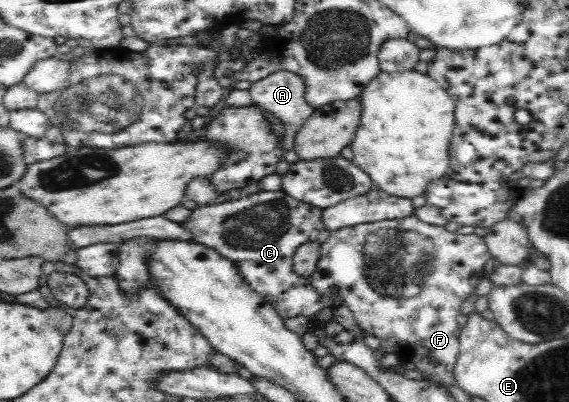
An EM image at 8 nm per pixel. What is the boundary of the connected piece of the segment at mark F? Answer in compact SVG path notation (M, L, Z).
M413 214L407 218L343 226L333 231L321 243L319 262L310 279L323 296L333 298L337 292L354 315L357 326L365 334L379 338L379 348L385 354L396 354L401 364L412 362L423 378L449 386L456 385L454 368L460 353L457 316L461 314L461 304L485 276L483 266L492 257L484 237L448 231L443 226L423 222Z

